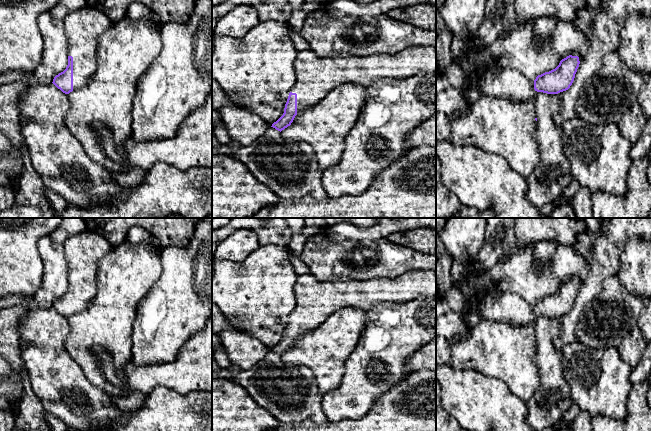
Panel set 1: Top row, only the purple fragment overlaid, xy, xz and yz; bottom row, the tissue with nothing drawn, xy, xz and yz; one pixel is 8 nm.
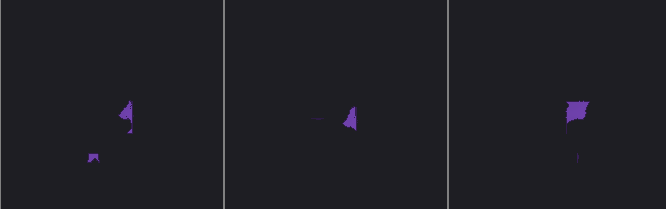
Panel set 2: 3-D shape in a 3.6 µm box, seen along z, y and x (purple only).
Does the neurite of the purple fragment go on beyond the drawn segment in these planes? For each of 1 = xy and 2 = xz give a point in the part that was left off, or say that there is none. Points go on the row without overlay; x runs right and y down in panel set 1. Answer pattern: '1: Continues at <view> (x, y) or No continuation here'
1: Continues at xy (83, 251)
2: Continues at xz (316, 300)

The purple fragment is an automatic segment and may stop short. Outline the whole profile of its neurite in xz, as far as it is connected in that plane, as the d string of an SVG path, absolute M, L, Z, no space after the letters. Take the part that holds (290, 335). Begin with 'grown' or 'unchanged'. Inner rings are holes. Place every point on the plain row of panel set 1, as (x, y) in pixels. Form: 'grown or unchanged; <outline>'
grown; M408 271L394 278L377 277L366 281L342 277L319 281L312 274L297 276L296 307L291 313L283 339L271 351L282 355L295 340L317 328L334 312L355 307L368 311L377 303L405 303L419 297L436 298L436 272Z

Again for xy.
grown; M85 230L69 237L63 243L68 262L68 289L56 299L53 308L69 318L84 311L97 292L98 262L114 249L104 237Z

